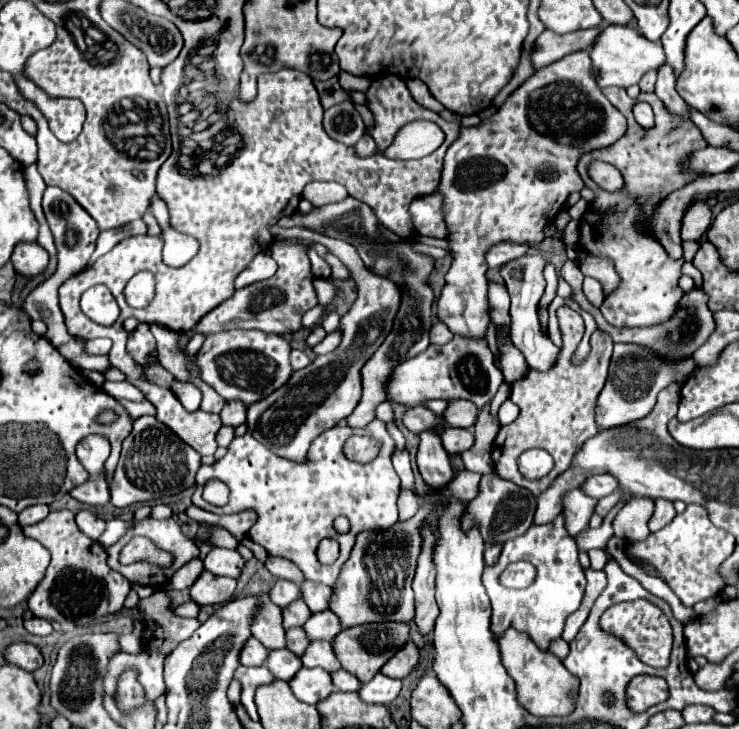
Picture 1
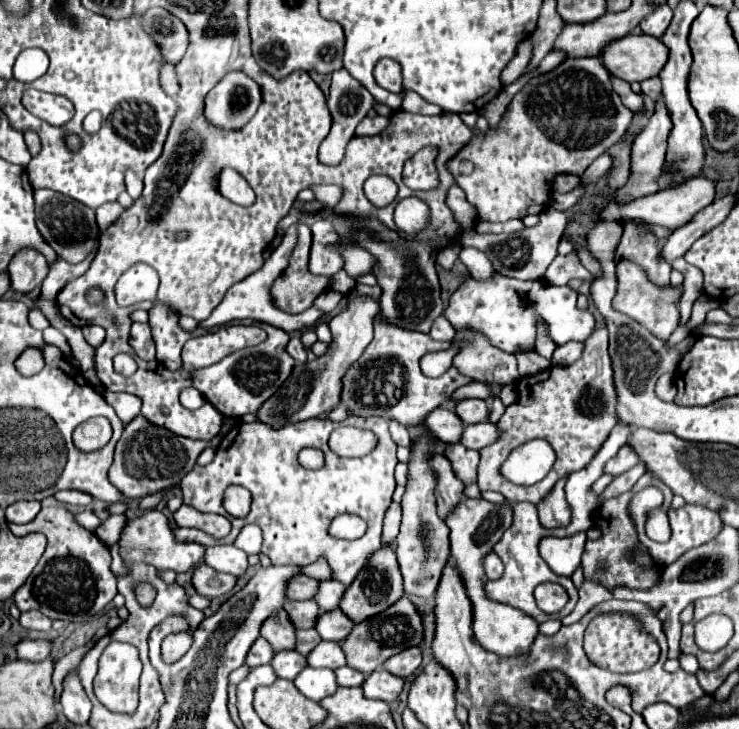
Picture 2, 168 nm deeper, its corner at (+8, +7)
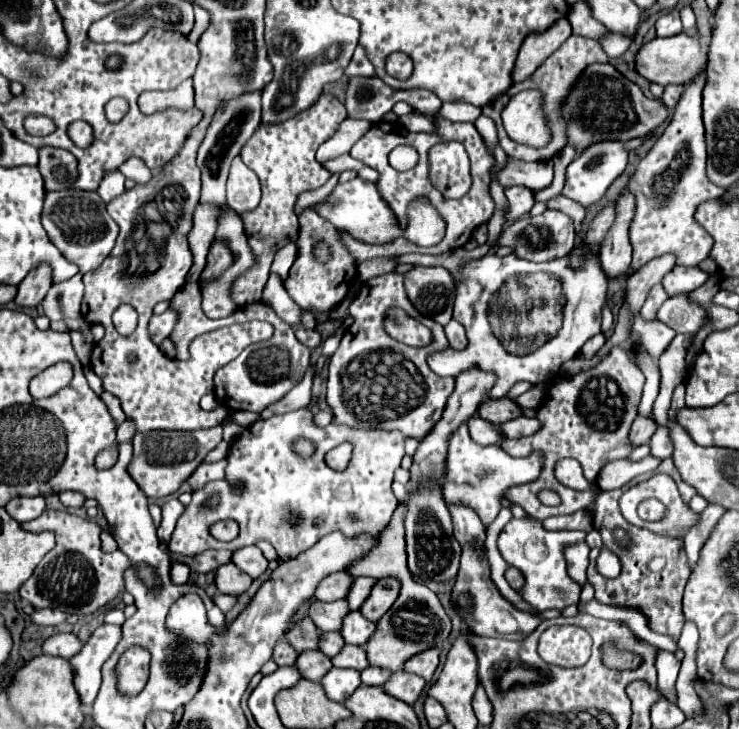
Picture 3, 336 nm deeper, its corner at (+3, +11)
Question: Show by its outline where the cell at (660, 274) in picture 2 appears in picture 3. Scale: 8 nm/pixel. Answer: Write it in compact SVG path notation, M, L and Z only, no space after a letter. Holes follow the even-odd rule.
M683 293L683 295L673 295L663 303L661 309L657 311L657 319L675 329L677 333L691 335L697 329L701 329L701 323L705 323L705 311L693 305L691 301L685 301Z

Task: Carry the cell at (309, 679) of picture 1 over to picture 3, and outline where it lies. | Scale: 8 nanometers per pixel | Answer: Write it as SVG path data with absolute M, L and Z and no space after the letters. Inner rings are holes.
M333 667L325 675L325 681L321 681L321 685L325 687L325 693L329 699L343 703L361 685L361 671Z

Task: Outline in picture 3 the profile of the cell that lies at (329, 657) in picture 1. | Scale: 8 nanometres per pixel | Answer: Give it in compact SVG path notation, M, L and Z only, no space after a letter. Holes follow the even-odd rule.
M345 645L345 649L341 649L341 653L337 657L333 657L331 661L335 667L351 667L357 671L363 671L365 667L369 667L365 649L357 647L357 645Z

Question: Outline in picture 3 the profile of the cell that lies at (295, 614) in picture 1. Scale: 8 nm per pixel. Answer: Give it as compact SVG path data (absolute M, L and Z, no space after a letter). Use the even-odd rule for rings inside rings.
M345 599L341 601L333 601L333 603L323 603L323 601L315 601L309 607L309 617L315 621L315 625L321 631L339 631L343 625L343 619L349 613L349 603Z

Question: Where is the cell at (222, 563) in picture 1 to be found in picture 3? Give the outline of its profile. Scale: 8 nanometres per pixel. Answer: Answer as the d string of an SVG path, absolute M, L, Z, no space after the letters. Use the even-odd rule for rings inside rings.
M255 545L235 551L235 553L233 553L233 563L235 563L239 569L243 569L247 575L255 577L255 579L257 579L259 575L263 575L263 573L267 571L267 567L269 567L269 561L267 561L265 555L261 553L261 549L255 547Z

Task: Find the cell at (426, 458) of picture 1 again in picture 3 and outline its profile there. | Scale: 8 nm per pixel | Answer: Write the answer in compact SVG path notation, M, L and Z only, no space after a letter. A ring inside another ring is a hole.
M465 505L449 507L449 513L453 517L453 527L455 527L455 537L461 545L465 543L483 543L485 541L485 527L481 525L479 517L473 513L473 509Z

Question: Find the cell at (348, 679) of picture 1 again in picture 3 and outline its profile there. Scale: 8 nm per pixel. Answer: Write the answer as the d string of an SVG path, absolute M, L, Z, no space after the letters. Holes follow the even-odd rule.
M369 667L361 671L361 681L365 685L385 685L385 681L391 677L391 671L381 669L381 667Z

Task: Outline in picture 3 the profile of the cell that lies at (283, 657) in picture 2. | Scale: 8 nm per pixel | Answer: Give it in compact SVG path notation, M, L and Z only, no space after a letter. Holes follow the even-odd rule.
M305 651L297 657L297 669L301 671L303 679L309 681L321 681L331 667L331 659L325 657L321 651Z

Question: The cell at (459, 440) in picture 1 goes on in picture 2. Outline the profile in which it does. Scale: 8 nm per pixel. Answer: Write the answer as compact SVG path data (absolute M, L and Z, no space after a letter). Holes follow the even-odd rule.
M476 423L476 425L466 425L460 437L460 445L466 449L482 449L484 445L490 445L496 441L496 425L490 423Z

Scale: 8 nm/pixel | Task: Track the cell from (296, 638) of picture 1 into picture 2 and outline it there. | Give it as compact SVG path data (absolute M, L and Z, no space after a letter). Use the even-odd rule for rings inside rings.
M298 629L296 631L296 651L306 655L308 649L312 649L312 645L320 643L320 637L316 633L316 629Z

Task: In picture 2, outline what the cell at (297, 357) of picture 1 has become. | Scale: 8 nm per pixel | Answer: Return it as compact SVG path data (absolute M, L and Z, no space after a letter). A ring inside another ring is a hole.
M292 337L290 343L288 343L288 347L286 347L286 351L288 351L290 357L294 357L298 363L304 363L304 361L306 361L306 349L304 349L300 337Z

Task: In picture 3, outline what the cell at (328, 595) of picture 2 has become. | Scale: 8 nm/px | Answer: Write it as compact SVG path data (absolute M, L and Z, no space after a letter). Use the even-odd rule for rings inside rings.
M357 577L357 581L353 581L353 589L349 591L349 597L347 597L351 611L361 609L363 601L369 597L375 583L377 583L377 579L373 579L373 577Z

